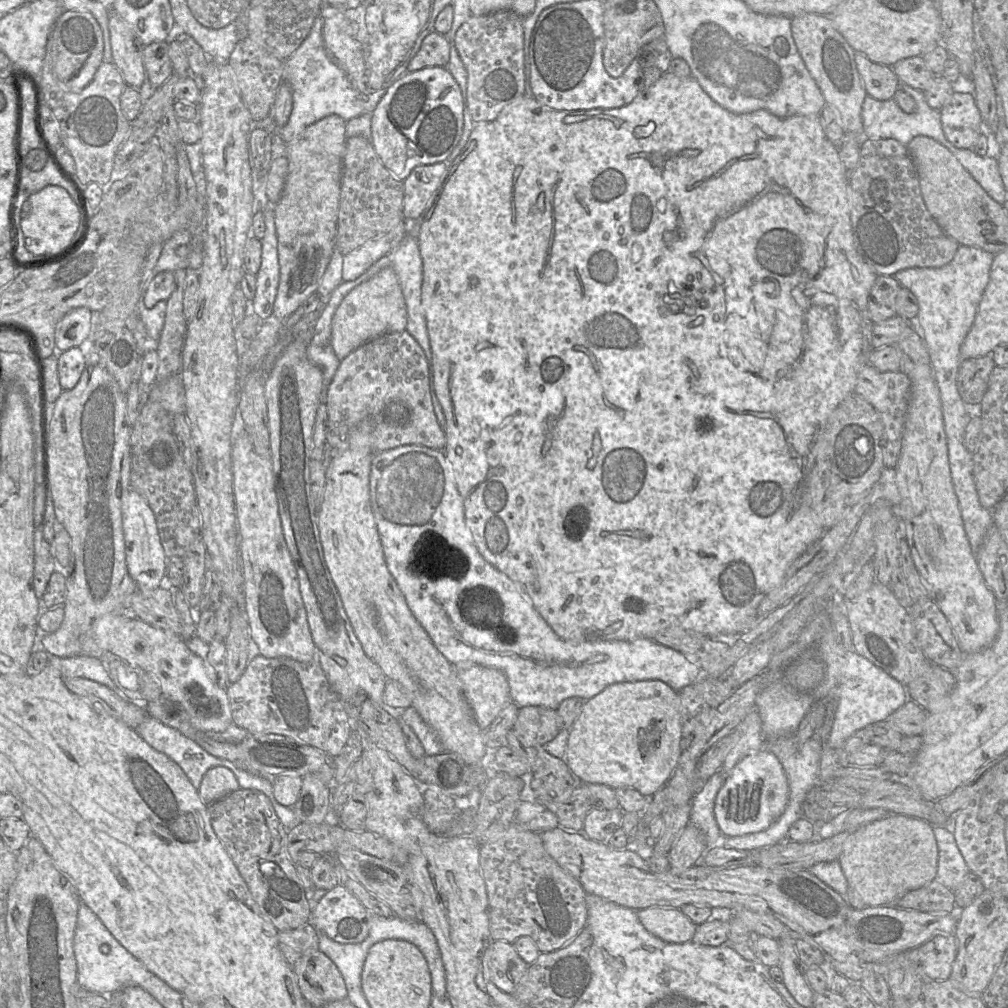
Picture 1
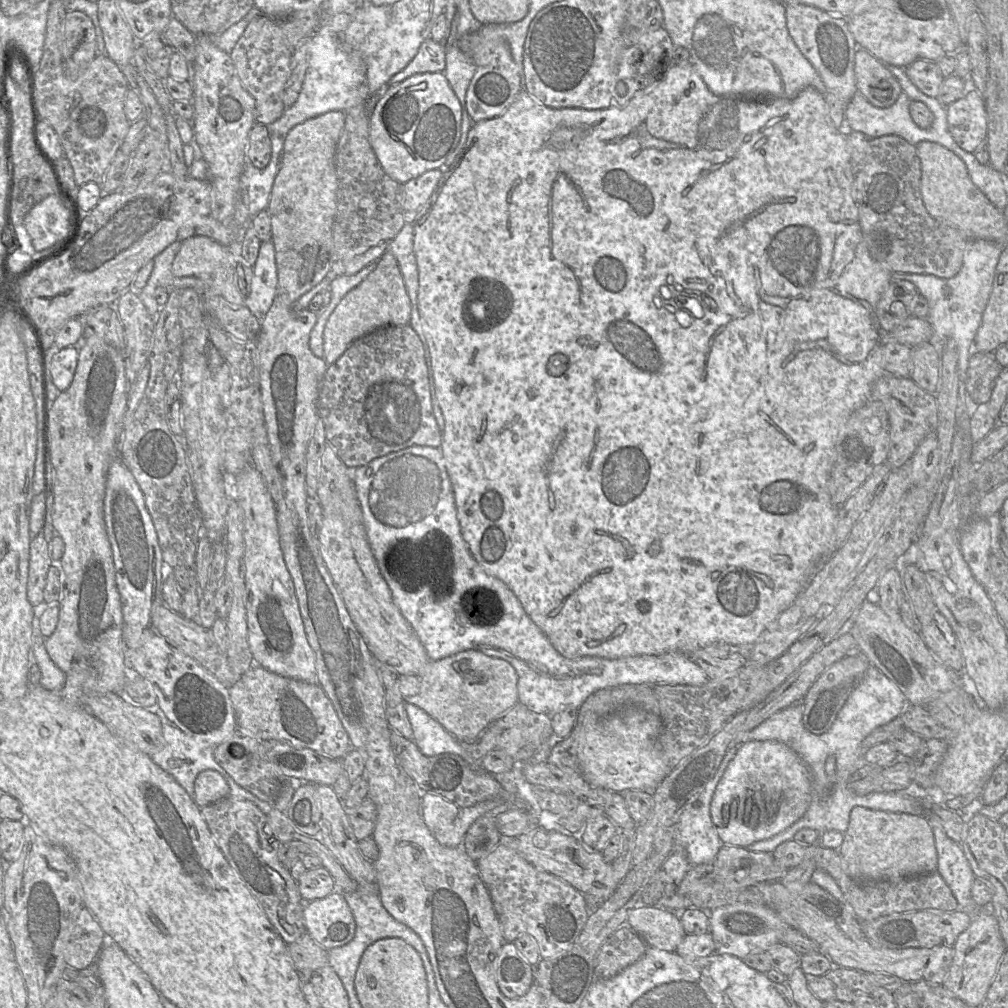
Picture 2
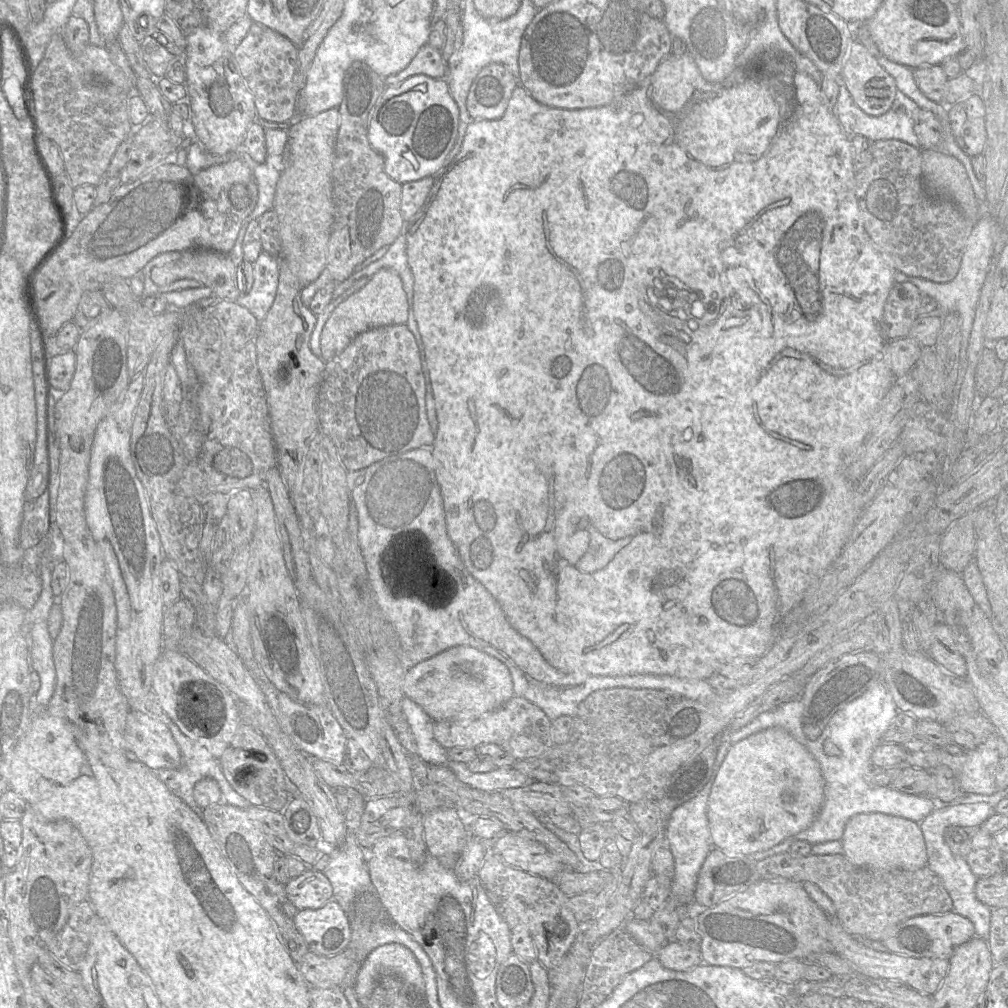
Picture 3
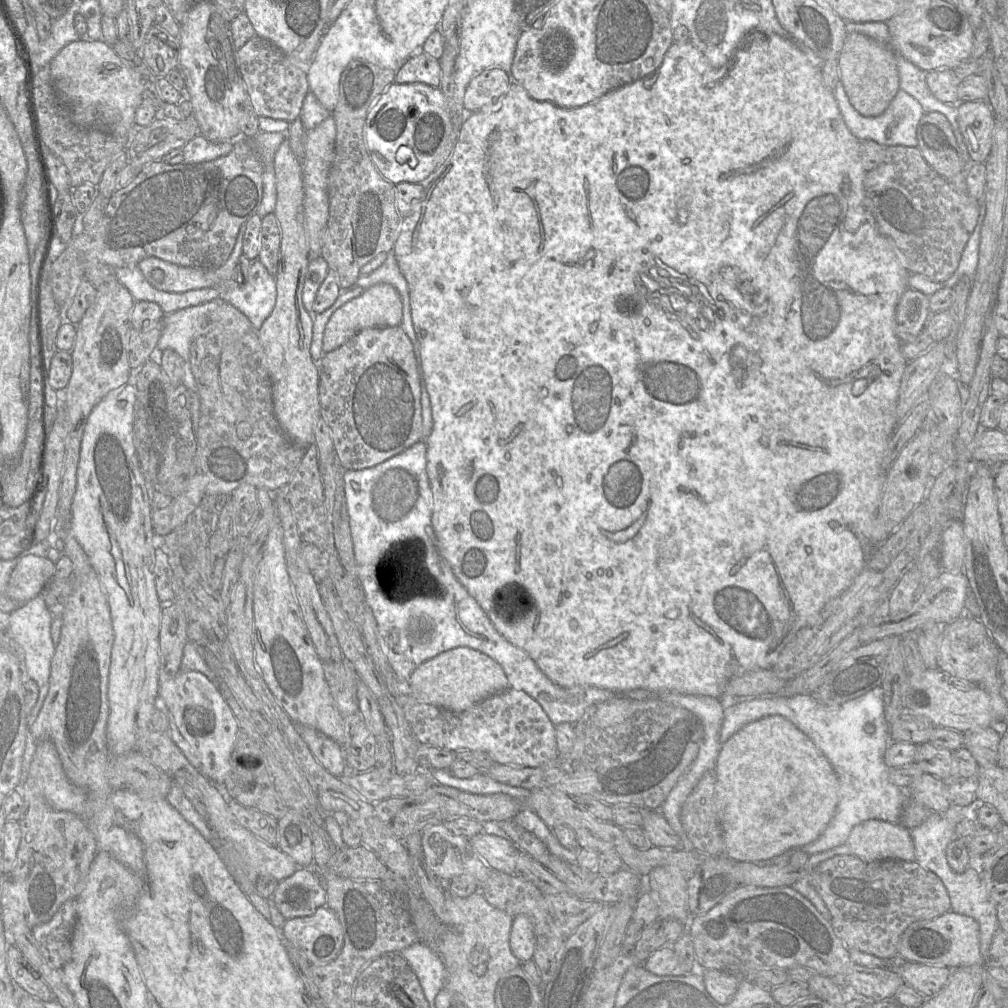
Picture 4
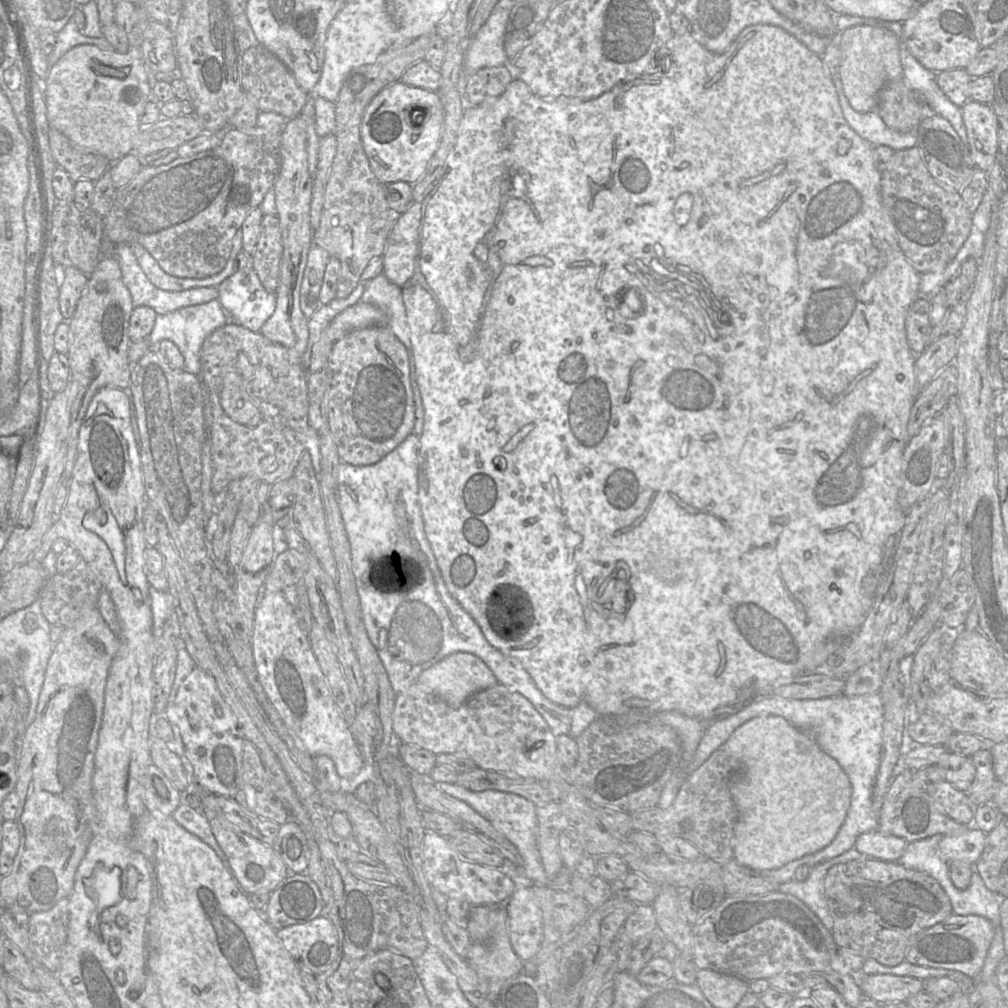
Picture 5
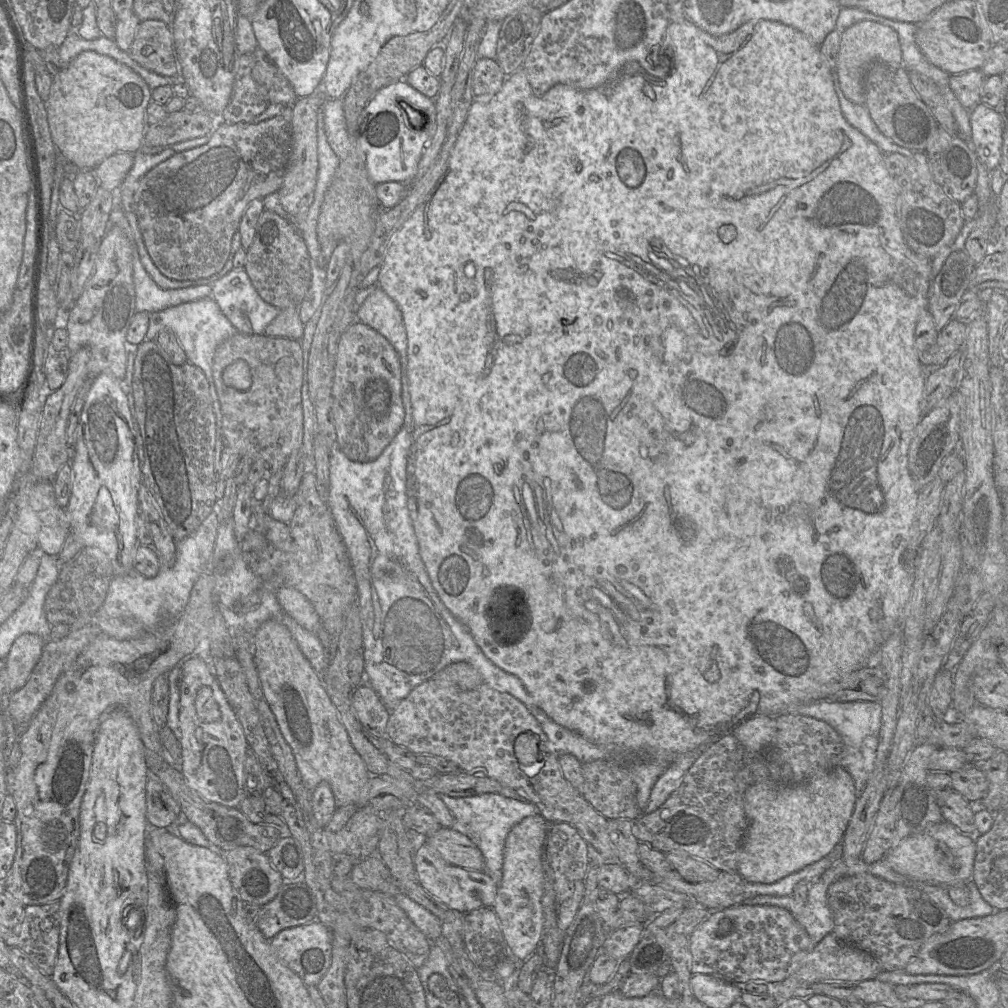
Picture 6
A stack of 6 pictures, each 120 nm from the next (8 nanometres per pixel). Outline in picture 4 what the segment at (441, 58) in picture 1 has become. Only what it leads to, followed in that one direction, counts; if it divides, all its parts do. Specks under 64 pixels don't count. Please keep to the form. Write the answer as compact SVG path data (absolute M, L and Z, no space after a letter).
M423 51L412 55L396 72L394 83L422 82L439 87L441 66L439 60Z

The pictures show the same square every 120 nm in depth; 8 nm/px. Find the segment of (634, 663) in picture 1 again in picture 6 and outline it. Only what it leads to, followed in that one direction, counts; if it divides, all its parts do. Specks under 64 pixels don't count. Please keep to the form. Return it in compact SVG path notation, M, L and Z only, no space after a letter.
M403 426L395 438L391 441L391 443L385 448L382 454L375 460L370 462L355 462L348 459L344 453L338 448L338 446L334 446L330 449L330 456L329 456L329 472L330 472L330 491L329 497L327 500L327 505L332 513L334 518L337 530L341 535L343 542L347 548L348 555L351 560L351 565L353 567L353 571L355 574L356 582L357 582L357 601L360 609L360 617L362 623L362 633L363 633L363 655L364 655L364 670L365 670L365 682L368 683L375 692L379 695L382 702L388 708L388 710L393 710L397 707L397 705L405 699L410 692L418 685L422 684L425 681L430 680L436 673L444 669L449 664L455 662L466 662L472 665L482 676L483 684L487 685L488 687L495 689L499 692L508 693L522 702L527 709L531 712L531 714L536 718L538 723L540 724L541 728L543 729L544 733L547 736L547 751L553 753L557 756L560 756L565 753L569 753L574 755L579 759L581 763L591 762L595 760L602 760L602 759L610 759L613 757L618 757L621 755L621 751L617 751L617 748L607 748L611 745L597 745L594 744L587 739L585 739L579 733L569 730L554 720L552 720L542 709L534 704L532 697L527 692L526 688L524 687L522 681L515 675L510 674L503 669L496 666L492 663L482 652L479 646L476 644L474 638L470 634L470 632L466 629L466 627L456 618L453 614L447 609L447 607L443 604L441 599L439 598L438 594L436 593L435 589L432 586L424 563L421 559L416 535L414 532L414 528L412 525L412 521L410 518L409 510L408 510L408 500L407 500L407 461L408 461L408 453L411 445L412 439L412 431L407 427Z

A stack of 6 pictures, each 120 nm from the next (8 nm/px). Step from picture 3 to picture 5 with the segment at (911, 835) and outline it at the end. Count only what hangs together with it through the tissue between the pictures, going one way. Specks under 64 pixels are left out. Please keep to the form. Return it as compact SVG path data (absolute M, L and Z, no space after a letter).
M872 830L860 835L854 848L866 854L869 858L897 861L906 851L908 843L901 837Z

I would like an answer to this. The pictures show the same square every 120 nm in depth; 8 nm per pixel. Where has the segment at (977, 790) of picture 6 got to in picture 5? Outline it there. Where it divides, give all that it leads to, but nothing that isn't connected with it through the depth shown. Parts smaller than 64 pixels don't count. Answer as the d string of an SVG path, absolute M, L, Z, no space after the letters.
M947 750L936 764L943 769L945 780L965 792L971 786L976 769L970 757Z

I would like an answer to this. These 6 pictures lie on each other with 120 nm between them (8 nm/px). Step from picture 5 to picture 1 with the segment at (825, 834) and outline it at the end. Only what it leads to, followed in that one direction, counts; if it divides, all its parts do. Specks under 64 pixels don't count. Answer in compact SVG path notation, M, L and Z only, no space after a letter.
M764 748L743 757L726 776L714 806L724 836L735 837L767 829L784 812L789 799L785 770L774 753Z

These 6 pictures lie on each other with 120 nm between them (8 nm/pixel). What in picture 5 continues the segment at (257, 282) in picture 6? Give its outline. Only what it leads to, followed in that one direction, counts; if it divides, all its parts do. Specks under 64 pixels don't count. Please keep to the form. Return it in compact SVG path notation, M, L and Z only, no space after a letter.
M263 215L256 249L251 255L251 265L263 287L275 293L279 284L283 241L280 221L276 215Z

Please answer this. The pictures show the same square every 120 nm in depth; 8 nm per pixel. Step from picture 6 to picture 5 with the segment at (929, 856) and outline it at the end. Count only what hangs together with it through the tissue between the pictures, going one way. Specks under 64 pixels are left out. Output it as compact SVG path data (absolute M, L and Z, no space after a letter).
M975 826L958 835L943 835L940 854L948 864L960 860L974 866L983 852L986 836L987 833Z

